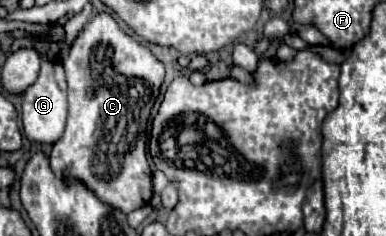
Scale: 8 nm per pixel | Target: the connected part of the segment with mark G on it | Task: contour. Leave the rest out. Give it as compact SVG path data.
M41 56L39 76L37 76L35 84L31 84L23 92L21 120L23 120L25 136L31 142L53 144L55 140L59 140L59 136L63 134L63 128L65 128L65 120L67 120L67 82L65 82L65 70L63 70L61 60L51 60L47 56Z

